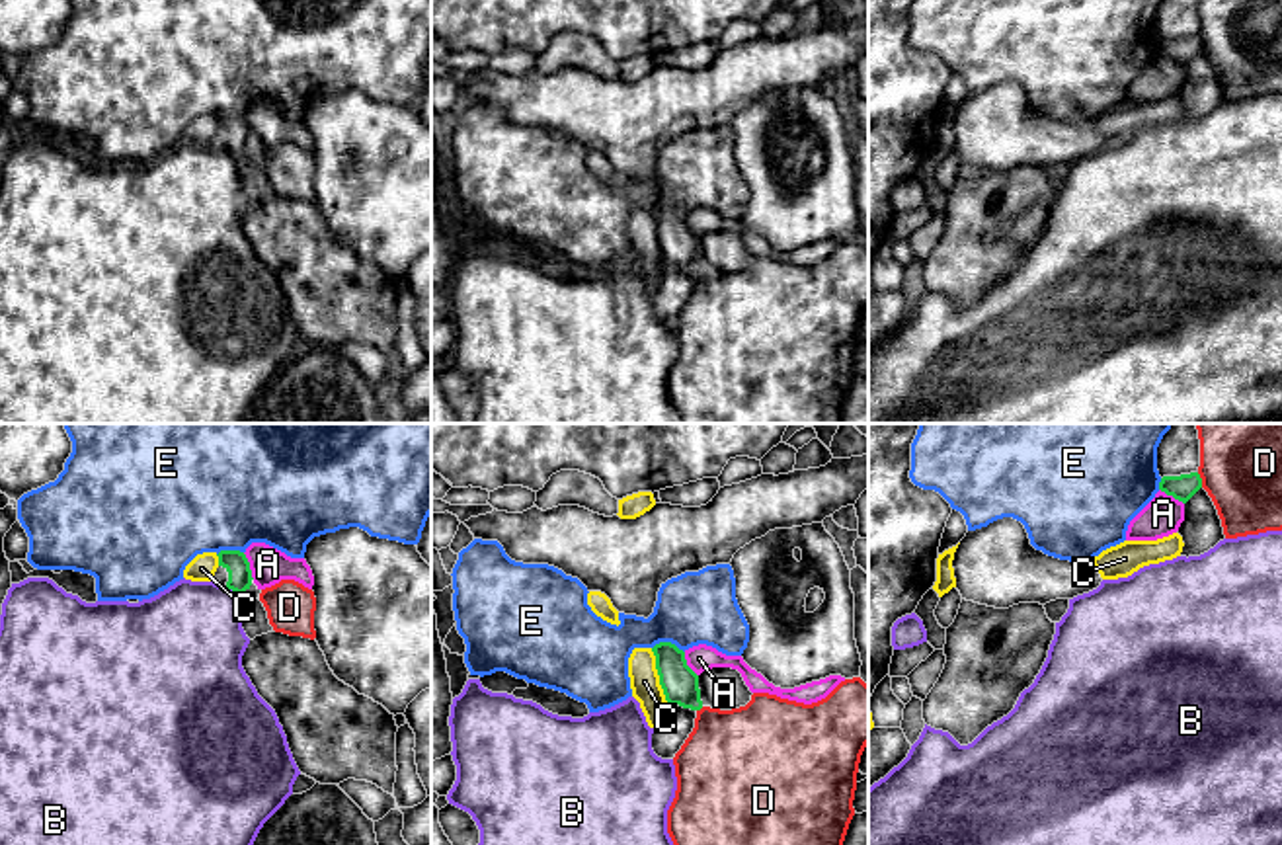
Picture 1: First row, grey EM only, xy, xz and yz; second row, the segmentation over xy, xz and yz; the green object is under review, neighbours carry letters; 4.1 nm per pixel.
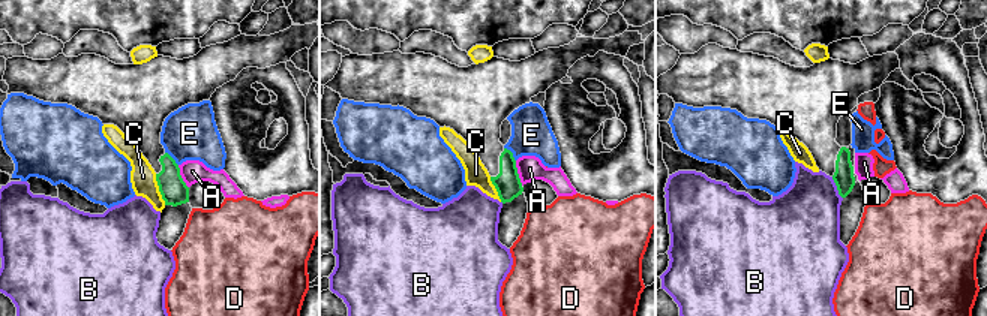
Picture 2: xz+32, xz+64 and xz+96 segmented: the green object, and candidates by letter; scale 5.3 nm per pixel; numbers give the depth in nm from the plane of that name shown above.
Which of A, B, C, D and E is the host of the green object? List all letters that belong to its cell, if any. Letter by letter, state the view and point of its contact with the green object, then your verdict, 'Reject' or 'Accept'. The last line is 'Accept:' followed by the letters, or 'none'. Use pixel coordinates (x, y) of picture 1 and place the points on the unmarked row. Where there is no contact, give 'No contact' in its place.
A: Touches green at xy (248, 129). Reject
B: Touches green at xy (235, 153). Reject
C: Touches green at xz (658, 237). Reject
D: Touches green at yz (1201, 43). Reject
E: Touches green at xz (668, 205). Reject
Accept: none

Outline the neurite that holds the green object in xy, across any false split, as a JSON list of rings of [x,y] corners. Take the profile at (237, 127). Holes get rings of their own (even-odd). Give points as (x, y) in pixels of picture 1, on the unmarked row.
[[[220,113],[217,119],[219,131],[213,144],[236,156],[246,156],[254,142],[246,117],[240,113]]]

